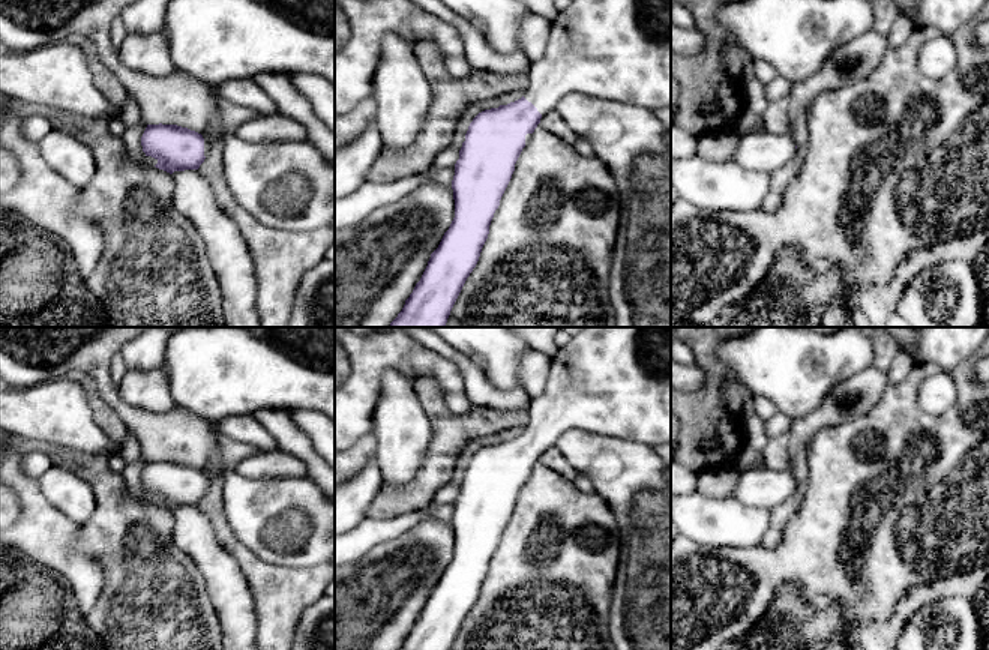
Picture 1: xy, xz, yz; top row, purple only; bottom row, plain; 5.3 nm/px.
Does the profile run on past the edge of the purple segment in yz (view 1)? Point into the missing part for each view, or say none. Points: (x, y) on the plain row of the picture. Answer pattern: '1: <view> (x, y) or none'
1: none

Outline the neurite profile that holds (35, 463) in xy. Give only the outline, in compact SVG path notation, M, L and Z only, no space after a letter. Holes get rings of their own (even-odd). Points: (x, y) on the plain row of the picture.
M42 450L21 453L21 468L29 477L39 479L51 465L51 458Z

